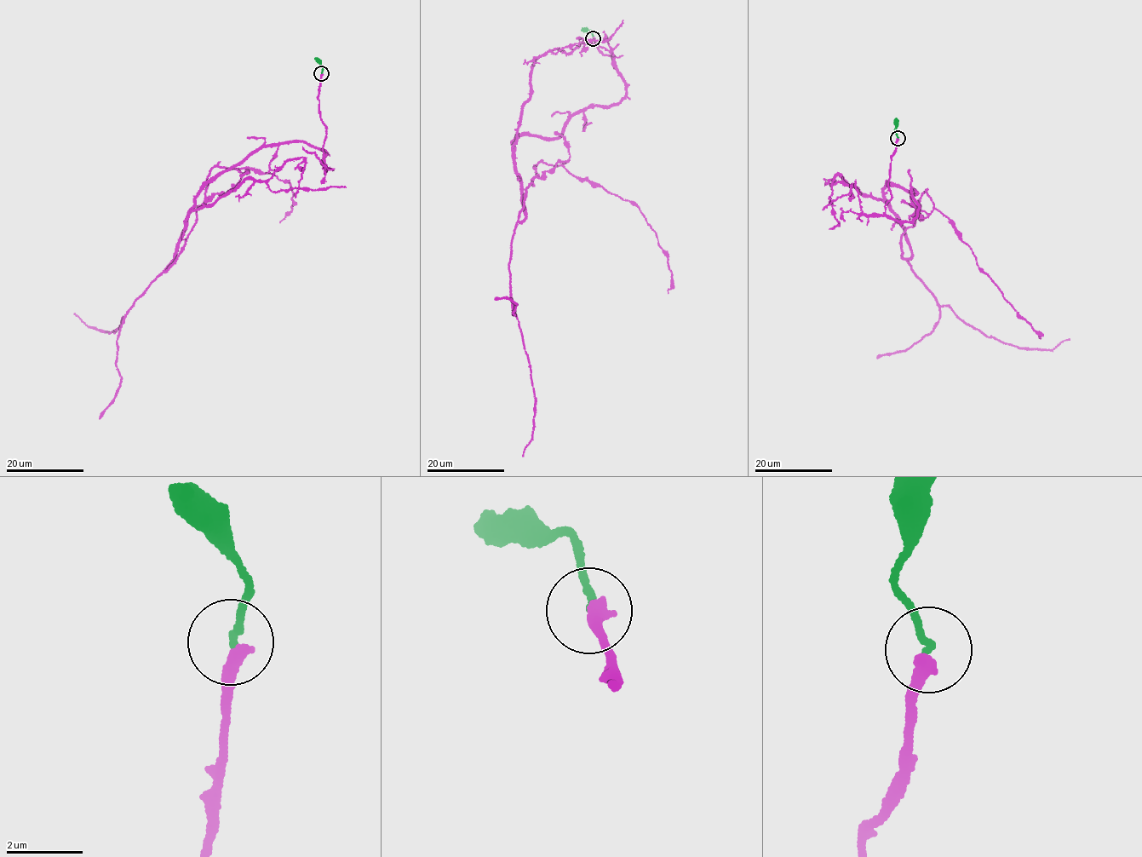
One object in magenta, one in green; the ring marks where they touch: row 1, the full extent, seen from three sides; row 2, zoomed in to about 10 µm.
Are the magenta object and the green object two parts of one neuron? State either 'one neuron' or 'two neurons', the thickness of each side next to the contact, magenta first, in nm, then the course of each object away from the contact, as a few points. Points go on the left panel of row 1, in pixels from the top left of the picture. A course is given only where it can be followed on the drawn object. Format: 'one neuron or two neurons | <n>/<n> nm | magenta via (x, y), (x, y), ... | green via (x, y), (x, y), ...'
two neurons | 400/170 nm | magenta via (321, 74), (326, 153), (270, 145), (217, 174), (164, 271), (236, 168), (289, 181), (279, 222) | green via (321, 74), (322, 66), (316, 57)

